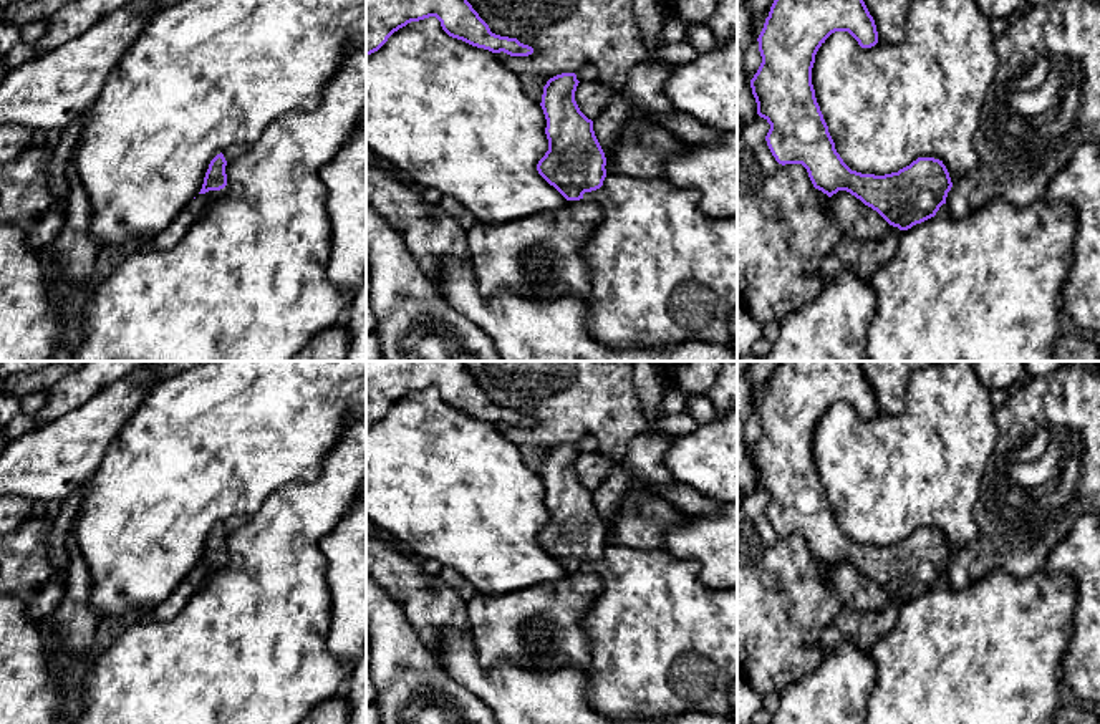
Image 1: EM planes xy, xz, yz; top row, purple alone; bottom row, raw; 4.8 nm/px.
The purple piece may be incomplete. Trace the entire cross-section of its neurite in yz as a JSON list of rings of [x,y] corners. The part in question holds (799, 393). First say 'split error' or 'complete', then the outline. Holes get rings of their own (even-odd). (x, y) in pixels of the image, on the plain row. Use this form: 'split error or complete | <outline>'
split error | [[[784,361],[774,371],[757,409],[762,434],[750,451],[757,485],[770,495],[765,512],[779,535],[802,535],[815,560],[828,568],[847,562],[900,601],[934,588],[943,575],[954,588],[991,572],[1030,577],[1045,568],[1080,515],[1100,515],[1100,361],[1073,361],[1049,376],[1030,378],[997,406],[999,439],[974,512],[977,537],[956,555],[934,529],[918,529],[885,547],[861,545],[843,533],[812,456],[815,426],[835,403],[848,403],[861,419],[878,414],[860,361]]]

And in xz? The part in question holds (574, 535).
split error | [[[575,444],[547,452],[542,480],[548,522],[538,545],[568,573],[517,593],[479,595],[467,601],[469,630],[482,664],[514,663],[532,669],[591,668],[583,616],[601,591],[601,580],[583,565],[606,548],[606,529],[593,492],[575,472]]]

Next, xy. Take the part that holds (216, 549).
split error | [[[222,524],[210,532],[200,563],[181,580],[166,601],[151,611],[151,616],[166,621],[174,618],[186,606],[212,572],[224,563],[227,557],[225,537],[227,532]]]

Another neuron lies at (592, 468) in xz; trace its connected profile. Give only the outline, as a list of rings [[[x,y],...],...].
[[[600,451],[581,452],[575,462],[575,472],[580,482],[593,492],[608,477],[615,466],[616,461]]]

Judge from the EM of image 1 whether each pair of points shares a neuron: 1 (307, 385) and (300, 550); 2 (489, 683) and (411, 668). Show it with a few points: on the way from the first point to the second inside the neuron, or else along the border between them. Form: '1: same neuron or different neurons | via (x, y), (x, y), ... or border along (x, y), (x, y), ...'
1: different neurons | border along (328, 453), (315, 479), (292, 481), (267, 497)
2: different neurons | border along (433, 653), (481, 701)

